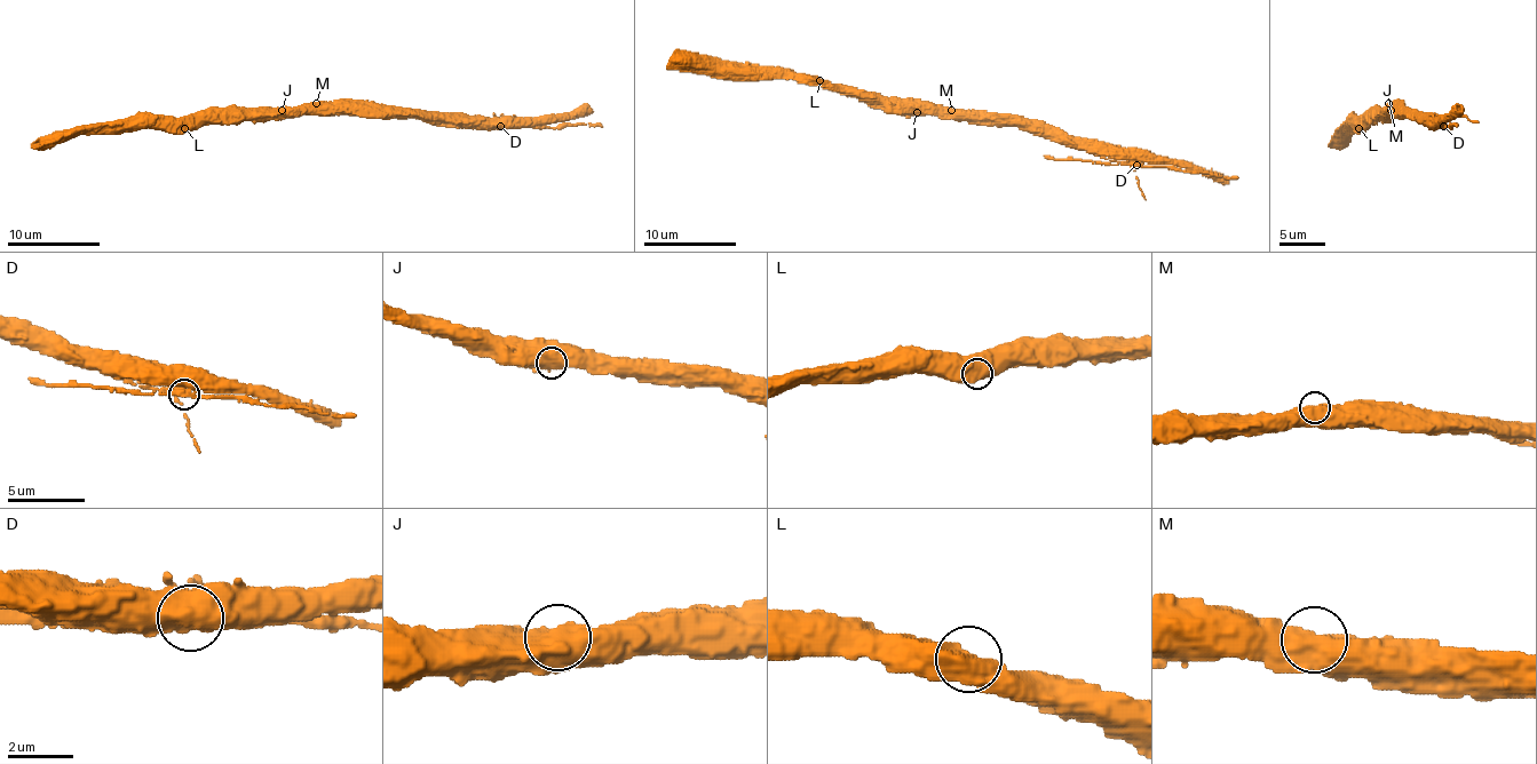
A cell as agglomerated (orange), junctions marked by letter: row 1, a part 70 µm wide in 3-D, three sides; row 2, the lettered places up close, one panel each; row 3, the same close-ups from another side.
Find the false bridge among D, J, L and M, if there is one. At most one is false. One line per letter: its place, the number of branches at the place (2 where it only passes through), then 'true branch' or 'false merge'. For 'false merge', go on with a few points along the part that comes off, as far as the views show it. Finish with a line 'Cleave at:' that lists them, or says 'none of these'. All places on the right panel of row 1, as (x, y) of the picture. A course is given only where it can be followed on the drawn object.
D: at (1443, 126); 2 branches meet; false merge
J: at (1391, 110); 1 branches meet; true branch
L: at (1359, 128); 1 branches meet; true branch
M: at (1388, 103); 2 branches meet; true branch
Cleave at: D

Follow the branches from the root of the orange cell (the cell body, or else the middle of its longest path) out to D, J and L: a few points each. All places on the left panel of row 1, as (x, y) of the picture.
D: (316, 114), (494, 119), (501, 126)
J: (316, 114), (282, 110)
L: (316, 114), (214, 119), (184, 128)

